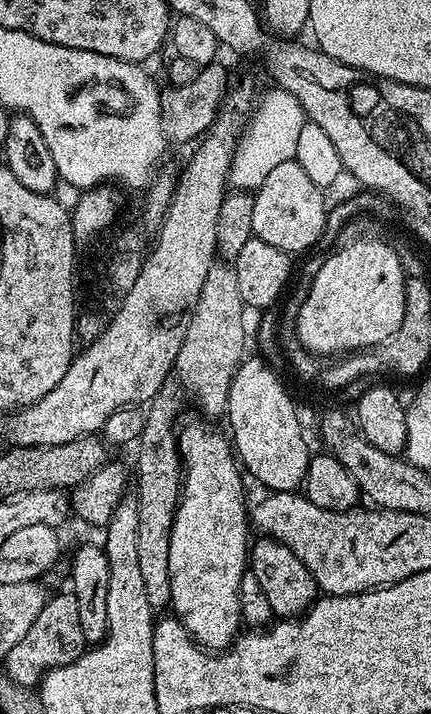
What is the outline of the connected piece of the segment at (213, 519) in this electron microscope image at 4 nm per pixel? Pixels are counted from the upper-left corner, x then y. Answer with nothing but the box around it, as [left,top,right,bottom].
[170,424,250,650]

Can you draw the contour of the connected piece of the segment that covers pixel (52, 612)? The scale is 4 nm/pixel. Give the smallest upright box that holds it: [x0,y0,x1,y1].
[2,590,85,689]

